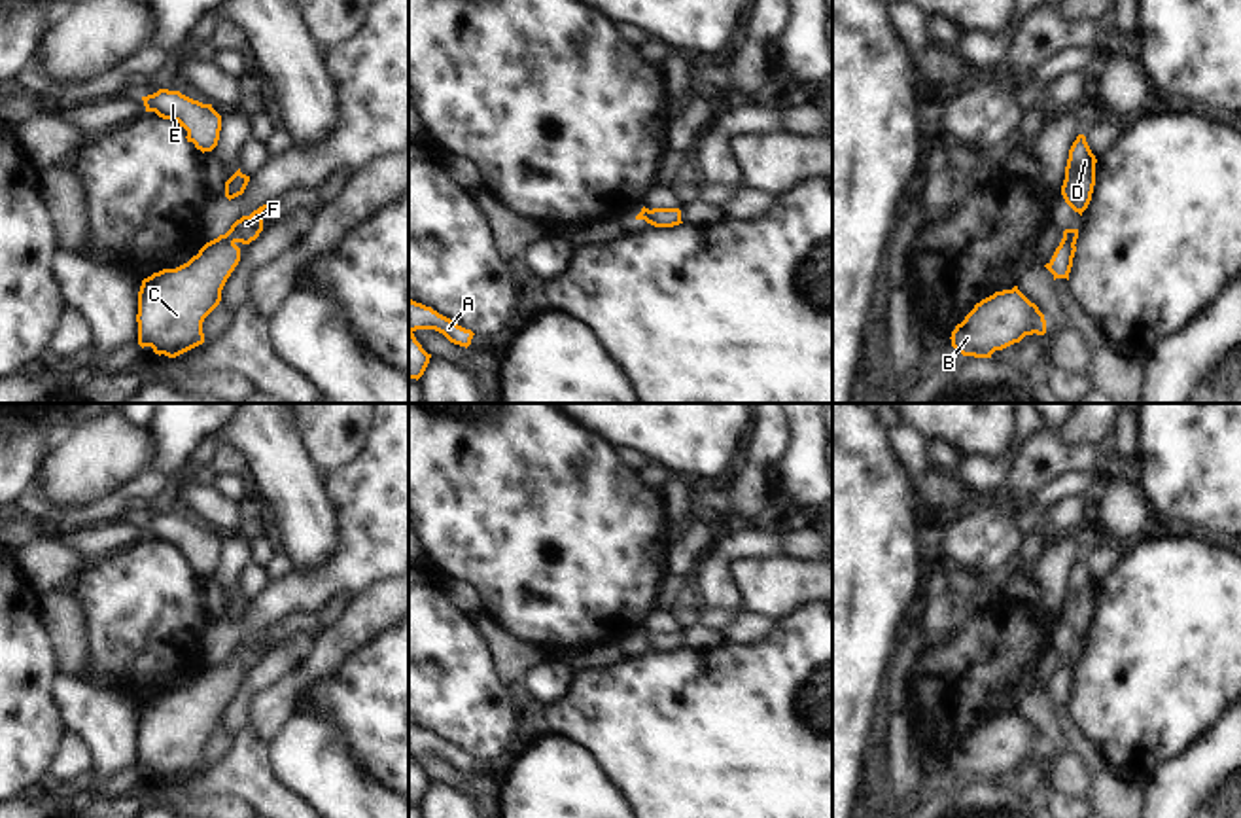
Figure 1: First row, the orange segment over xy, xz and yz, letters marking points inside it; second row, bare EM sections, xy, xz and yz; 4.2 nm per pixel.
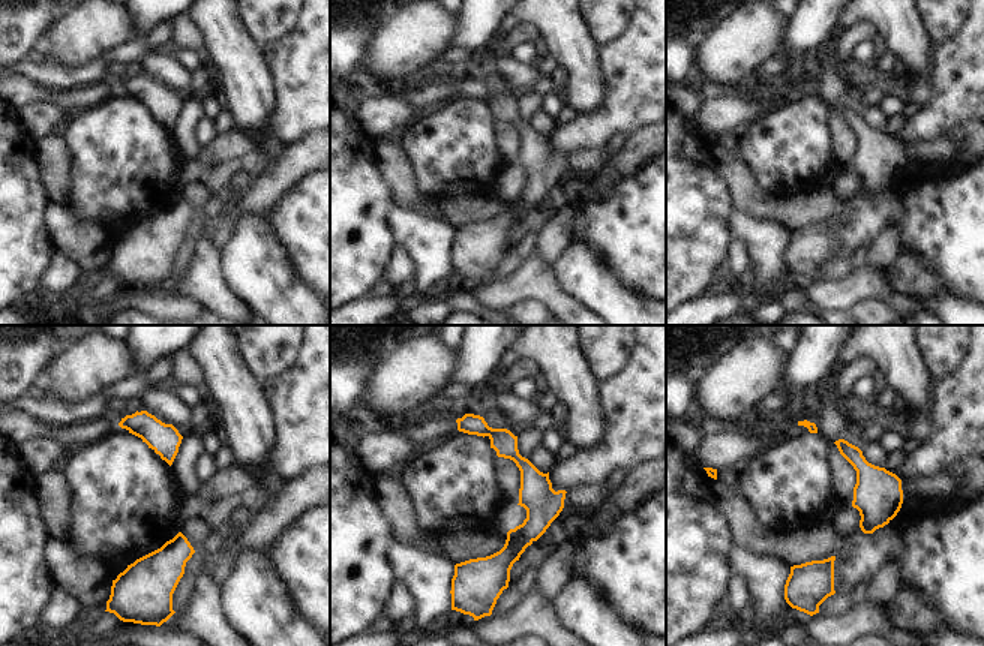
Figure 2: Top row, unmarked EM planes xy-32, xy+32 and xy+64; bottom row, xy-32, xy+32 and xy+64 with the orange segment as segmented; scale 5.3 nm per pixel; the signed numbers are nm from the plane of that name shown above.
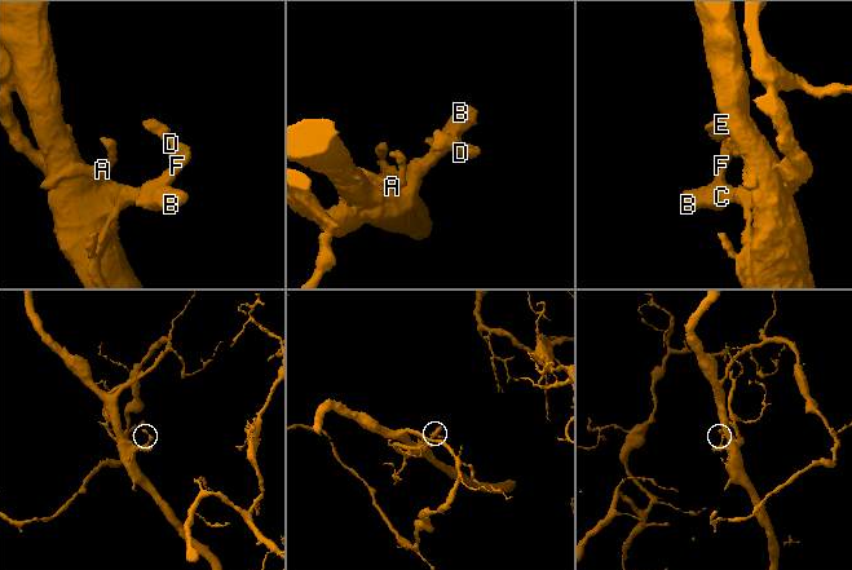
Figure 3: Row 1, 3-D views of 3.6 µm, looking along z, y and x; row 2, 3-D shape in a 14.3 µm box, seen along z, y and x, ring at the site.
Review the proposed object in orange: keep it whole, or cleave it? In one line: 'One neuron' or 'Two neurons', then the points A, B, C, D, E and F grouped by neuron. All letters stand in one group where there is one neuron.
One neuron. Groups: A B C D E F

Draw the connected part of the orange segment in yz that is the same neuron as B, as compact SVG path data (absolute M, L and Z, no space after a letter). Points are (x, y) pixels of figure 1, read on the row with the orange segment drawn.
M1014 286L1012 290L995 292L976 303L965 320L955 326L950 339L952 347L963 356L991 358L995 350L1020 343L1025 335L1033 333L1046 333L1044 314Z

